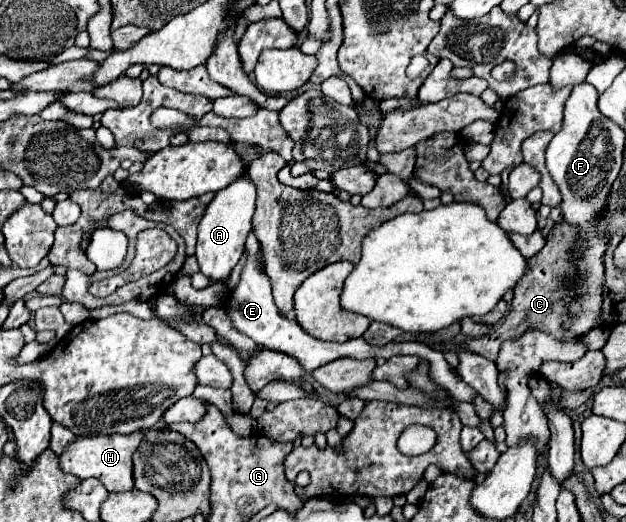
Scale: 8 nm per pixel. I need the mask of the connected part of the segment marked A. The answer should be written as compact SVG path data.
M243 175L237 183L215 193L215 199L209 203L201 223L199 223L199 241L197 241L197 263L205 277L211 281L227 281L233 267L239 263L245 239L251 231L251 217L255 211L255 191L249 183L249 177Z

